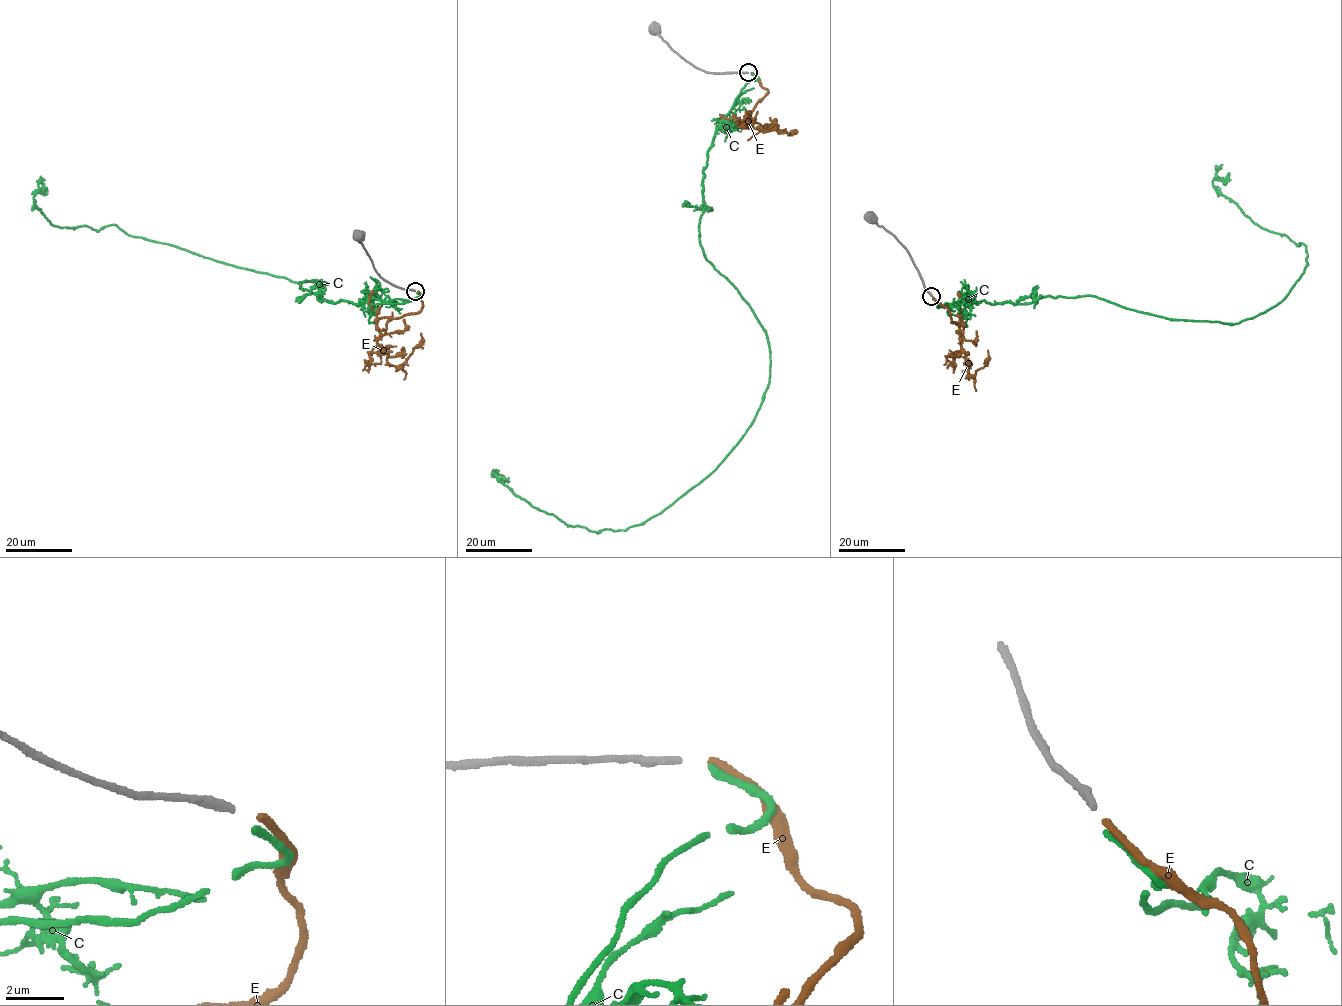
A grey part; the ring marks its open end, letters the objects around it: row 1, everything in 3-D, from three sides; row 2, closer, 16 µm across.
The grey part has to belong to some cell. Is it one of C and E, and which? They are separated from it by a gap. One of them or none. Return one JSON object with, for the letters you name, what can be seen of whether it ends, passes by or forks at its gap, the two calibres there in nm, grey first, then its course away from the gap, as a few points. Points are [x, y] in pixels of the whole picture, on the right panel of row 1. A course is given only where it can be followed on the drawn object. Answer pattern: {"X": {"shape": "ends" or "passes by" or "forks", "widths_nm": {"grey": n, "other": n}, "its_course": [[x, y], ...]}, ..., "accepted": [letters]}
{"E": {"shape": "ends", "widths_nm": {"grey": 280, "other": 280}, "its_course": [[932, 297], [948, 309], [952, 322], [963, 328], [961, 347], [971, 376], [986, 364], [987, 350]]}, "accepted": ["E"]}

